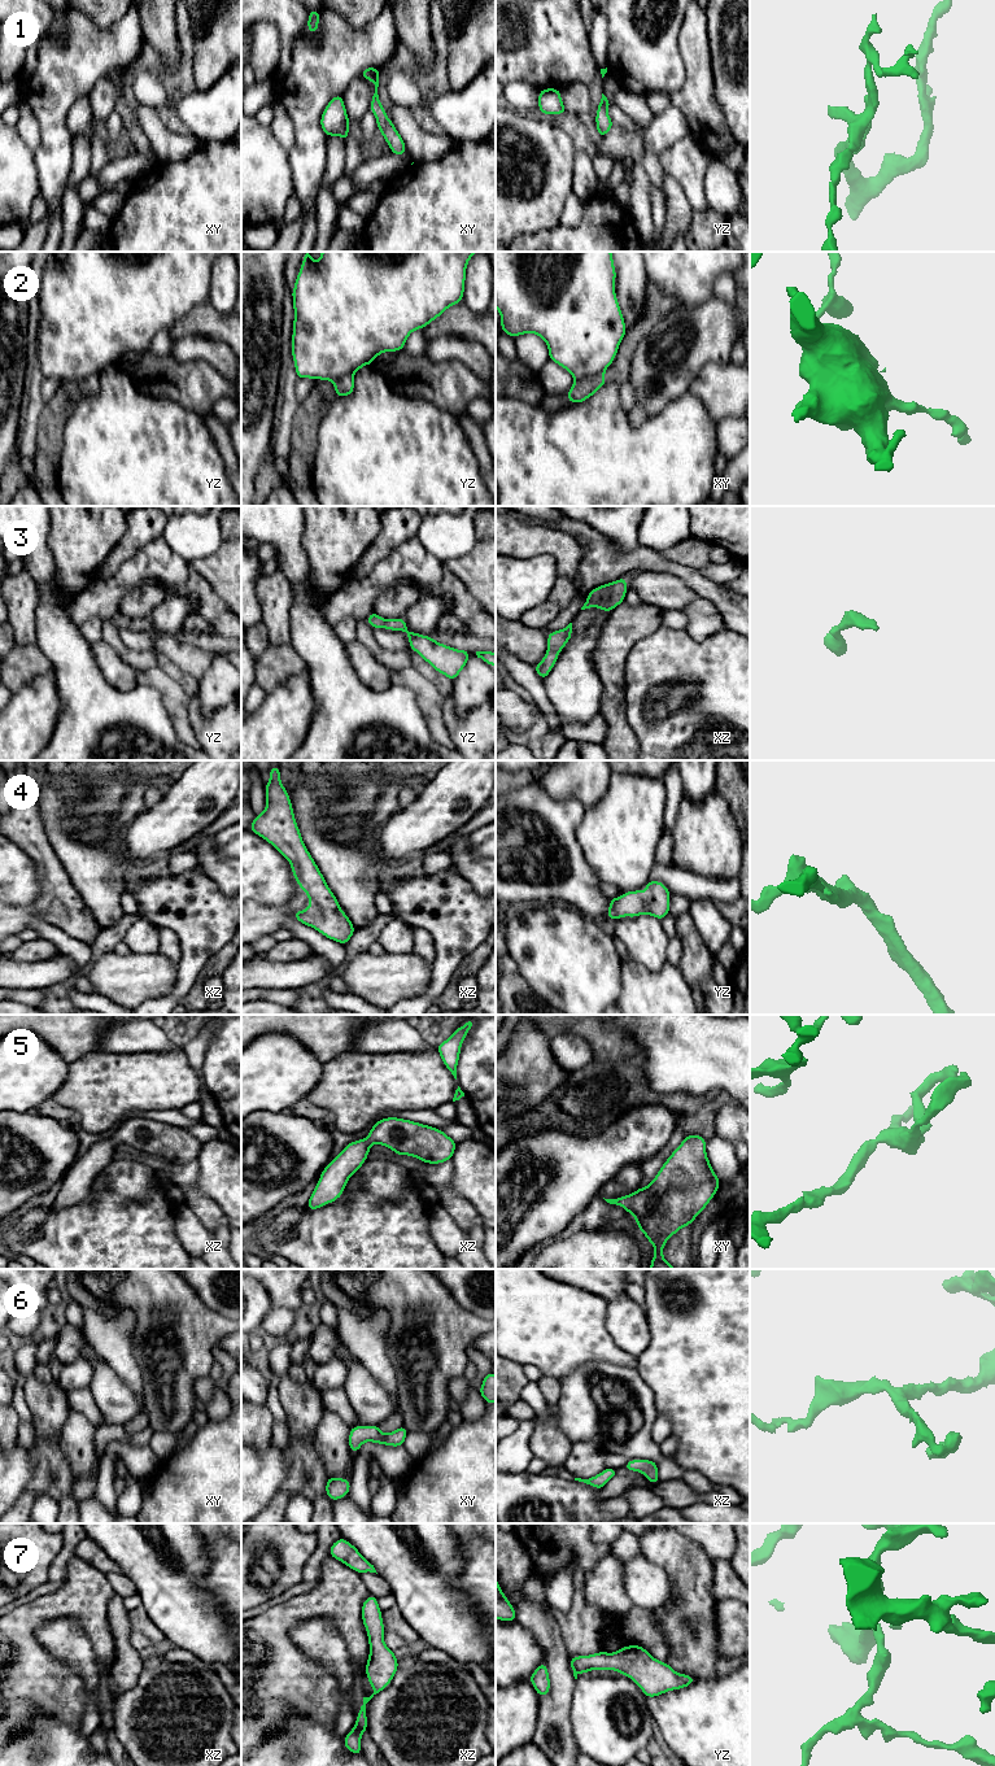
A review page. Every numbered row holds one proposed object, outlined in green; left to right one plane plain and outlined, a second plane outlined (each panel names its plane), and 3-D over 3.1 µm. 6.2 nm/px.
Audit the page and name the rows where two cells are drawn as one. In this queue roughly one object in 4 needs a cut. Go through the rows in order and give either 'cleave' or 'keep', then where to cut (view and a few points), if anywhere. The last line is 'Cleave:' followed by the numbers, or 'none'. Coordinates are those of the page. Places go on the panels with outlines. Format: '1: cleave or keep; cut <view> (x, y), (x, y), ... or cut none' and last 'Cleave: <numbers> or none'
1: keep; cut none
2: cleave; cut xy (603, 371), (575, 380)
3: keep; cut none
4: keep; cut none
5: keep; cut none
6: keep; cut none
7: keep; cut none
Cleave: 2

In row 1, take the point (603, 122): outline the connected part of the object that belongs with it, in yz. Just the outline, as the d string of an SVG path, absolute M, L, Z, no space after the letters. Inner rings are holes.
M602 93L602 99L597 108L595 115L597 134L601 138L603 138L614 127L614 123L610 115L607 114L610 105L611 105L610 100Z

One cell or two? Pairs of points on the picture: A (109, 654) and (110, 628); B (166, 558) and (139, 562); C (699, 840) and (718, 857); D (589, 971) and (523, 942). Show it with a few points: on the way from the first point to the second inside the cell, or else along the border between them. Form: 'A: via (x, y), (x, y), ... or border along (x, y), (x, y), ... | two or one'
A: border along (103, 639), (130, 666) | two
B: via (160, 562), (145, 562) | one
C: via (703, 842), (714, 853) | one
D: via (572, 964), (553, 945), (540, 942) | one

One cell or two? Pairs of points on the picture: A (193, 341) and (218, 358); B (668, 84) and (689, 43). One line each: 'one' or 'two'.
A: one
B: two

